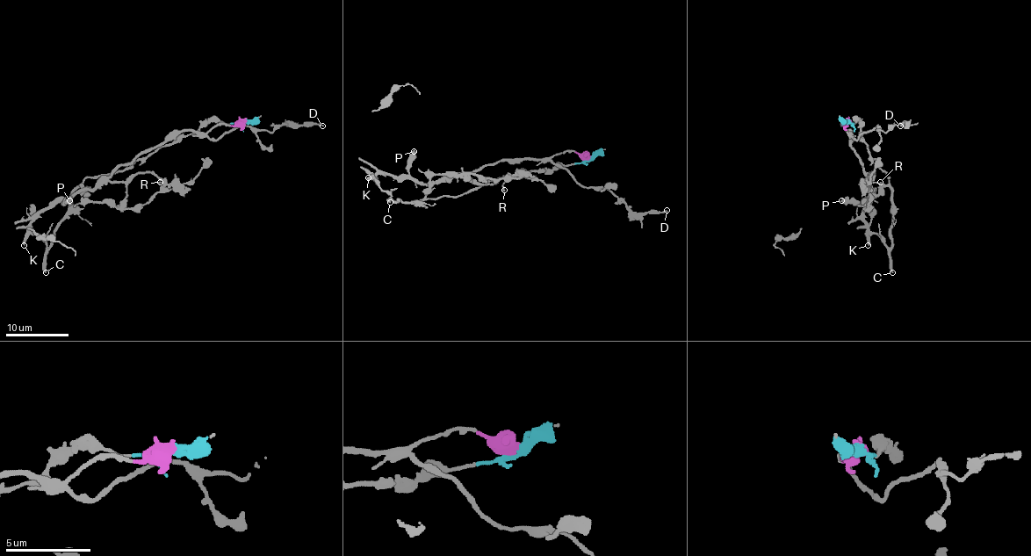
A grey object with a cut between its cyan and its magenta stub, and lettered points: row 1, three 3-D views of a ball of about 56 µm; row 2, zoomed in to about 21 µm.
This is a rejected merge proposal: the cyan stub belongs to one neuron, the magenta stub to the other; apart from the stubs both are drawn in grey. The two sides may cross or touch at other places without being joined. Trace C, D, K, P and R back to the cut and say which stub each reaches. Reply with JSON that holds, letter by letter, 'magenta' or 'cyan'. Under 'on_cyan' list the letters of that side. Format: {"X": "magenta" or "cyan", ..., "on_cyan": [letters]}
{"C": "cyan", "D": "magenta", "K": "magenta", "P": "magenta", "R": "magenta", "on_cyan": ["C"]}

